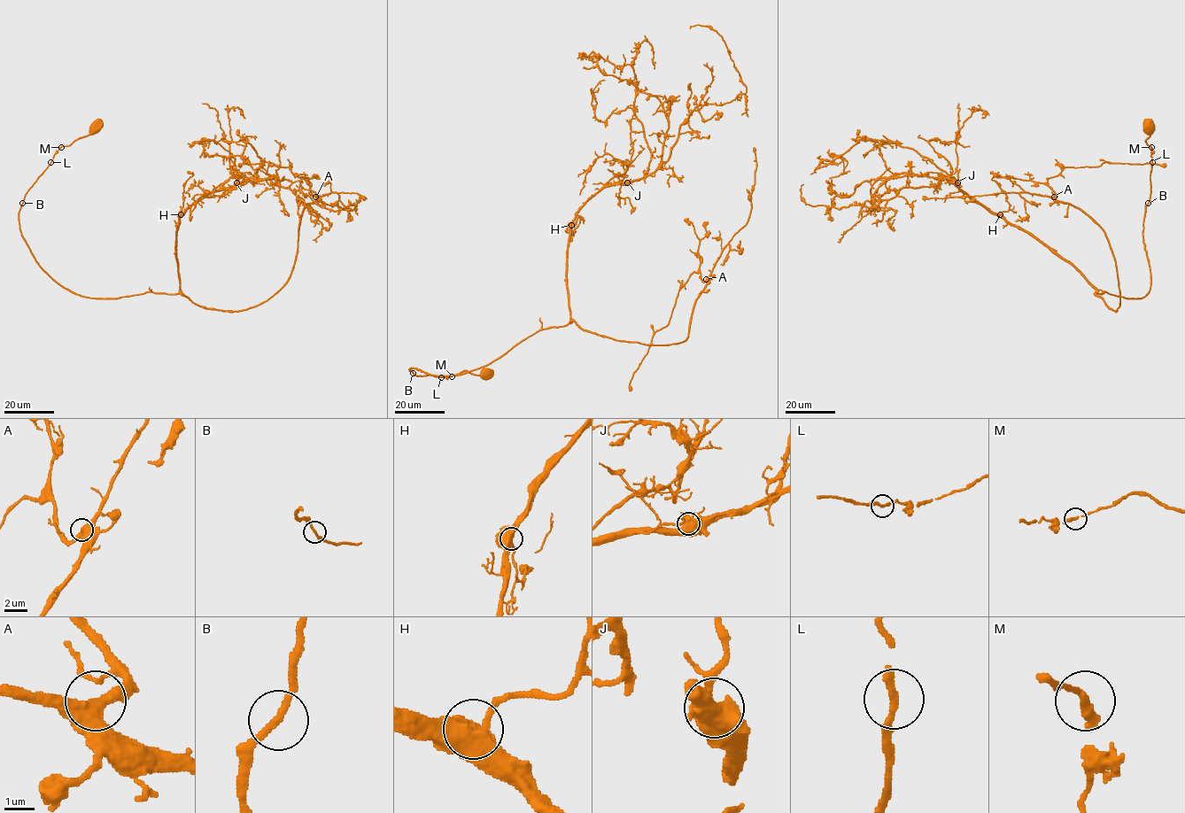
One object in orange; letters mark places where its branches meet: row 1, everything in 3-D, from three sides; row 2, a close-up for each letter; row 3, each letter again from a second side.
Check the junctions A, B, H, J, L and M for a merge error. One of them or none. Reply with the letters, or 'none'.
none

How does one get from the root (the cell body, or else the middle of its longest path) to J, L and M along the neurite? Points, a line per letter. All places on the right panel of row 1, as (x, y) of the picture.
J: (1147, 127), (1151, 169), (1143, 241), (1150, 287), (1142, 298), (1097, 293), (1072, 265), (990, 212), (957, 182)
L: (1147, 127), (1144, 128), (1150, 135), (1145, 142), (1151, 150), (1151, 162)
M: (1147, 127), (1144, 128), (1150, 135), (1145, 142), (1151, 147)

